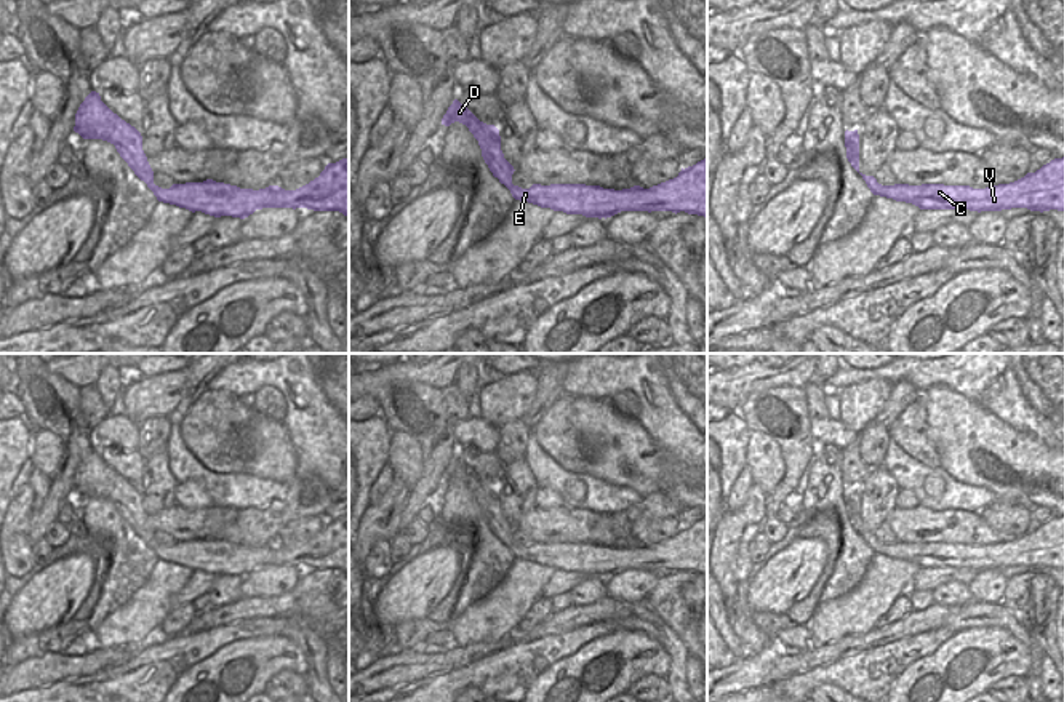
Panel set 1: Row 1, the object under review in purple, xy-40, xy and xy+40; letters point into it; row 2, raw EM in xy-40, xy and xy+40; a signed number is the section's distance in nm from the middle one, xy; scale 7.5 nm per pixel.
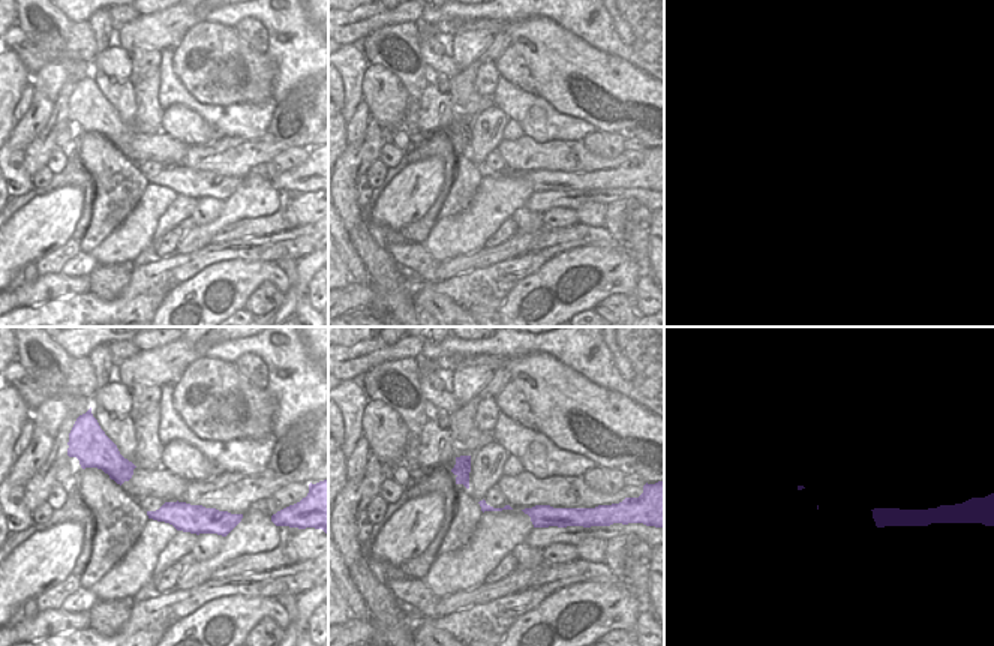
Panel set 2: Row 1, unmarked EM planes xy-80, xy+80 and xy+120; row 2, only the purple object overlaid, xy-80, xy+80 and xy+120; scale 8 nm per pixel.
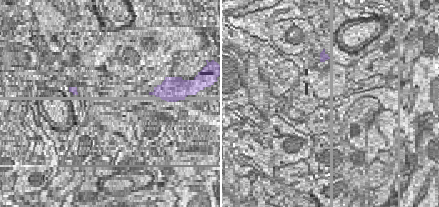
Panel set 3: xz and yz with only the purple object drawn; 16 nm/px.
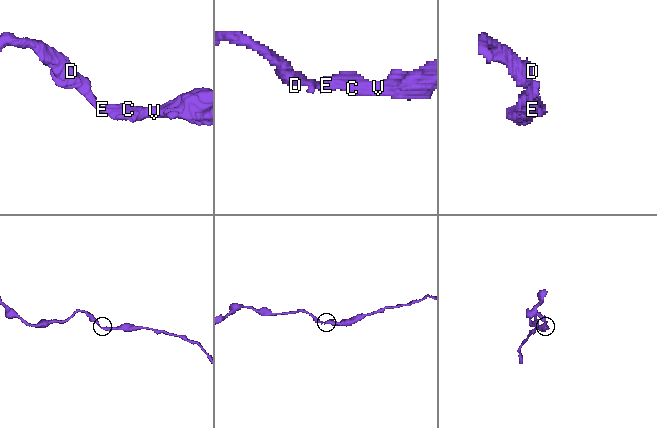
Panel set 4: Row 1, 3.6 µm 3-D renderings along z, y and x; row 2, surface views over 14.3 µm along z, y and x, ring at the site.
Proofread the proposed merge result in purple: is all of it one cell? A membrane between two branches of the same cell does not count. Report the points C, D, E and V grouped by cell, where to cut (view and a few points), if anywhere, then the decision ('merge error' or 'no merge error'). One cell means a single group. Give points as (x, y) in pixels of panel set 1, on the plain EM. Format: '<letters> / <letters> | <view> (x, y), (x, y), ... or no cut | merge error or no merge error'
C D E V | no cut | no merge error

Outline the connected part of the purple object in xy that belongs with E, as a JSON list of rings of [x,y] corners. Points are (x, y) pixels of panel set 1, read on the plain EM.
[[[458,457],[448,465],[442,483],[450,485],[454,480],[469,486],[478,499],[490,529],[510,548],[515,558],[598,577],[611,576],[621,569],[672,569],[675,572],[685,569],[707,576],[707,515],[693,525],[682,526],[677,536],[650,547],[634,544],[614,548],[586,542],[533,542],[530,547],[522,547],[512,542],[515,528],[504,517],[498,486],[480,480]]]

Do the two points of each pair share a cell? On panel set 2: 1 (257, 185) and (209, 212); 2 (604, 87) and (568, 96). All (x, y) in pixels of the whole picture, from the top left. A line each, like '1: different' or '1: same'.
1: different
2: same

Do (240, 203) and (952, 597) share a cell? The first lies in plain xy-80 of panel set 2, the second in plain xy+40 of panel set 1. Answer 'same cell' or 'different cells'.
different cells

